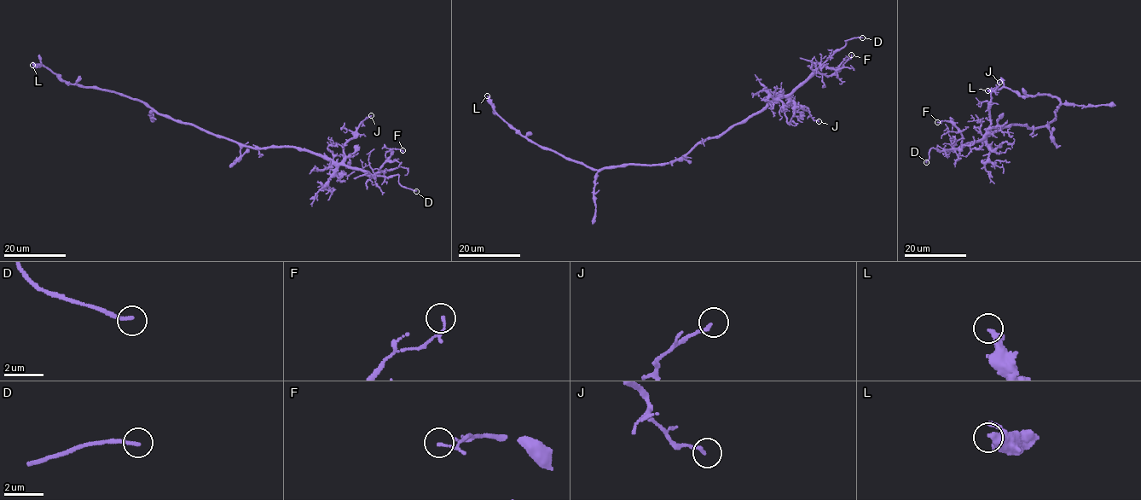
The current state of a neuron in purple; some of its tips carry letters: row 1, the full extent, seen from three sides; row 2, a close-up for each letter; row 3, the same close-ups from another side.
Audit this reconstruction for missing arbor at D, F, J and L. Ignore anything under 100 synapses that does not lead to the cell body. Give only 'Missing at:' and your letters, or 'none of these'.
Missing at: D

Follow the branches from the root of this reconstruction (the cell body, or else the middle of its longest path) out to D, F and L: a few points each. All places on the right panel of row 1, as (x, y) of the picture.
D: (1049, 122), (1032, 128), (1013, 124), (958, 148), (941, 151), (932, 148), (926, 162)
F: (1049, 122), (1032, 128), (1010, 124), (961, 148), (961, 133), (948, 121), (937, 122)
L: (1049, 122), (1054, 120), (1054, 113), (1060, 101), (1050, 95), (1023, 98), (1003, 86), (987, 90)

